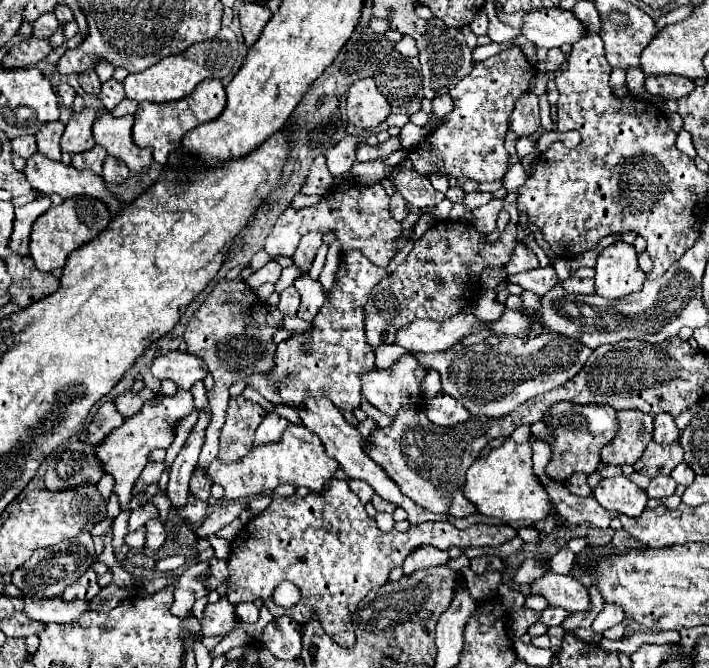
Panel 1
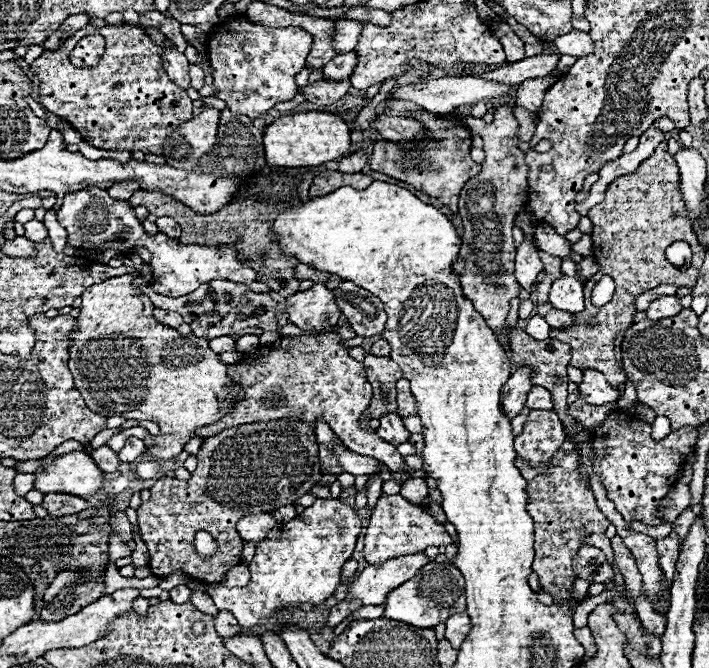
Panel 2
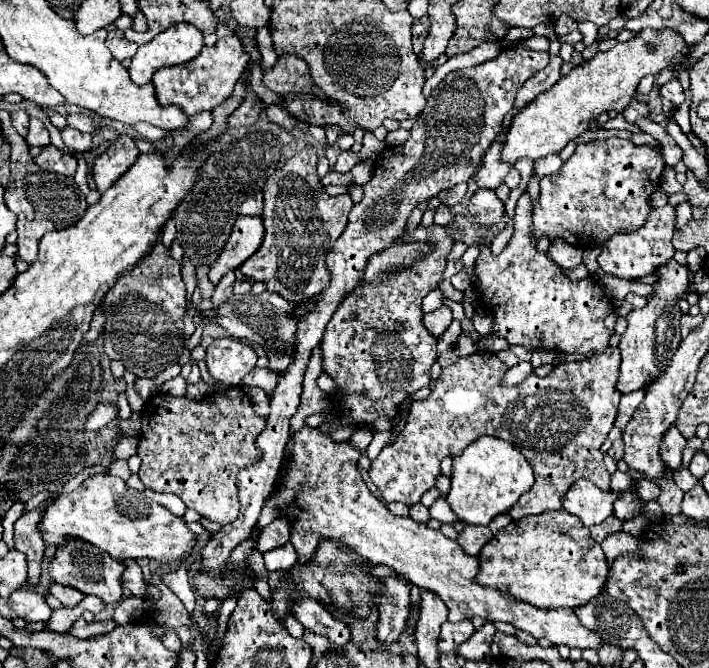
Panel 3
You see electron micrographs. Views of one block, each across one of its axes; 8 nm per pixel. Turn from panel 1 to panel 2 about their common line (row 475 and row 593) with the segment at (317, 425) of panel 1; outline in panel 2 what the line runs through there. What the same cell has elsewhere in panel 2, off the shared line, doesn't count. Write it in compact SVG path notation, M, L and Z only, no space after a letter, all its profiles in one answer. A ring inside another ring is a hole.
M406 554L392 558L382 566L364 568L350 584L344 600L360 600L364 606L378 606L386 600L386 594L412 578L424 564L432 562L424 554Z

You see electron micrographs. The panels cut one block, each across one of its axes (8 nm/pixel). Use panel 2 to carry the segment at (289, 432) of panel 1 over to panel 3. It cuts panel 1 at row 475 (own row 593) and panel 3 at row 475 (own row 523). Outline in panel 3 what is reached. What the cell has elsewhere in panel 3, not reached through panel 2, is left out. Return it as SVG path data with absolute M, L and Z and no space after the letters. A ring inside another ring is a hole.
M304 426L294 438L294 452L290 456L290 468L286 476L276 480L274 492L268 496L268 502L260 514L258 526L266 526L278 516L292 520L290 542L298 552L298 560L306 560L316 544L322 538L340 540L346 548L358 552L370 562L380 562L394 568L398 574L406 576L418 588L438 594L450 614L450 622L470 620L474 616L484 618L486 622L502 620L520 628L534 638L546 638L552 644L566 644L570 648L598 650L604 640L580 624L574 610L544 610L530 606L522 600L516 600L500 590L486 588L474 582L478 572L478 558L464 554L456 540L446 538L440 530L432 530L426 524L418 524L408 516L396 516L388 506L376 498L358 472L360 452L350 446L350 442L336 444L328 434L322 434L318 428Z

